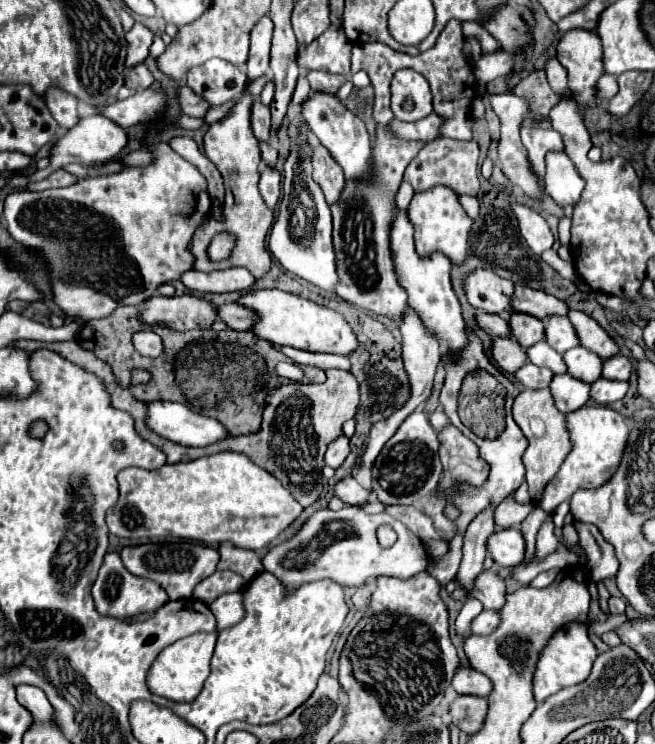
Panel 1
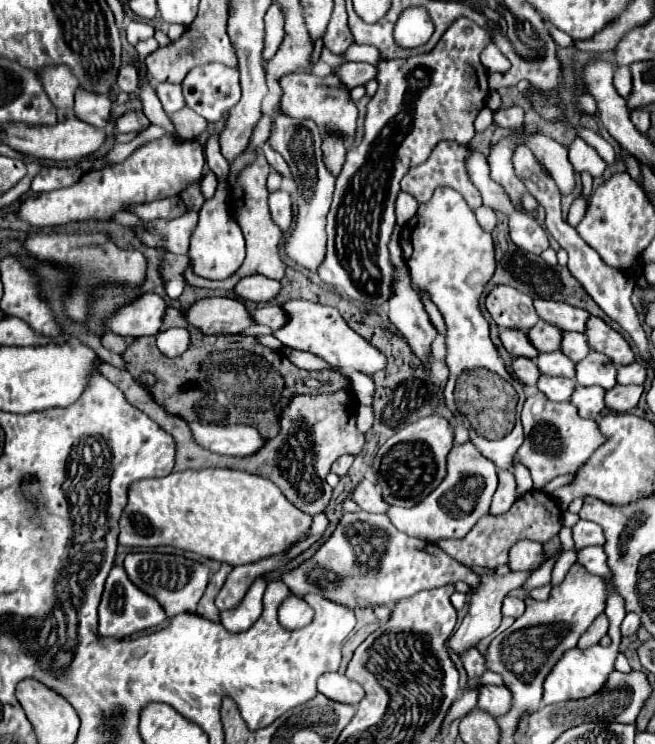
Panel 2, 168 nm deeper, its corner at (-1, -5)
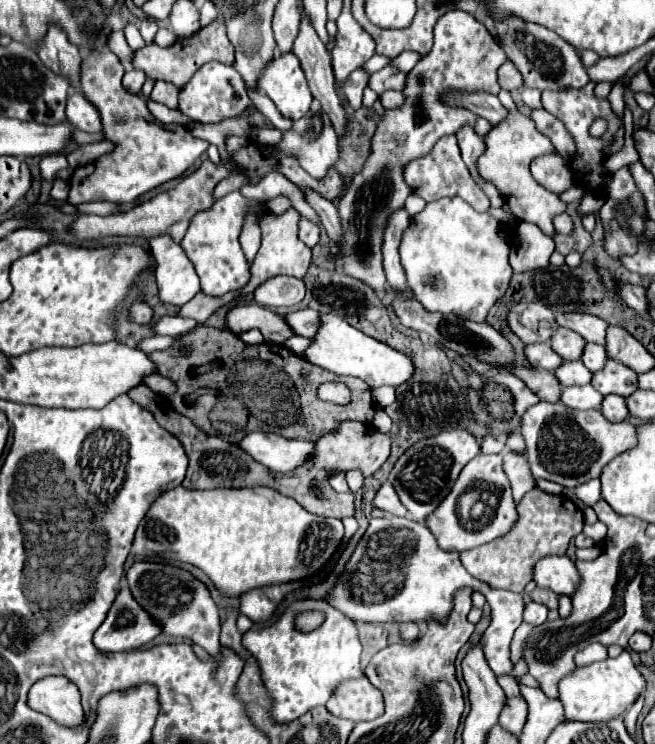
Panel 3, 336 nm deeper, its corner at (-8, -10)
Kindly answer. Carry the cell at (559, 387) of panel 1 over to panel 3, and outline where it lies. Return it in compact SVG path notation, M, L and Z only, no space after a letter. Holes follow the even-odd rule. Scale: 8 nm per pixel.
M610 394L604 398L602 402L602 412L610 422L624 422L628 418L628 406L626 406L626 398Z

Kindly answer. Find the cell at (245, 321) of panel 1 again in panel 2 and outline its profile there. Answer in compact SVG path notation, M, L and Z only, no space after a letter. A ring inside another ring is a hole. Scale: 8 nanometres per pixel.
M265 305L265 307L259 307L259 309L255 309L253 313L253 321L257 323L257 325L267 325L267 327L271 327L273 331L275 329L279 329L279 327L283 327L285 325L285 313L283 313L283 309L279 307L279 305Z

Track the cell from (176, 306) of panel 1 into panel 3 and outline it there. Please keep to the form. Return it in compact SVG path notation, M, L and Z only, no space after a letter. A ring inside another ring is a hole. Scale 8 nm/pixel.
M238 304L234 306L228 316L226 316L226 326L232 332L246 332L250 328L258 328L264 336L266 342L272 344L282 344L284 340L288 340L290 336L294 336L292 328L288 328L288 322L284 320L284 316L258 306L258 304Z

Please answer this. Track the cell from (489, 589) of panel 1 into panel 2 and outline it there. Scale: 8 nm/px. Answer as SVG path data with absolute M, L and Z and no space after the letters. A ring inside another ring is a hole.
M507 595L507 597L503 599L503 615L519 617L523 611L525 611L523 599L517 599L517 597L511 597L511 595Z

